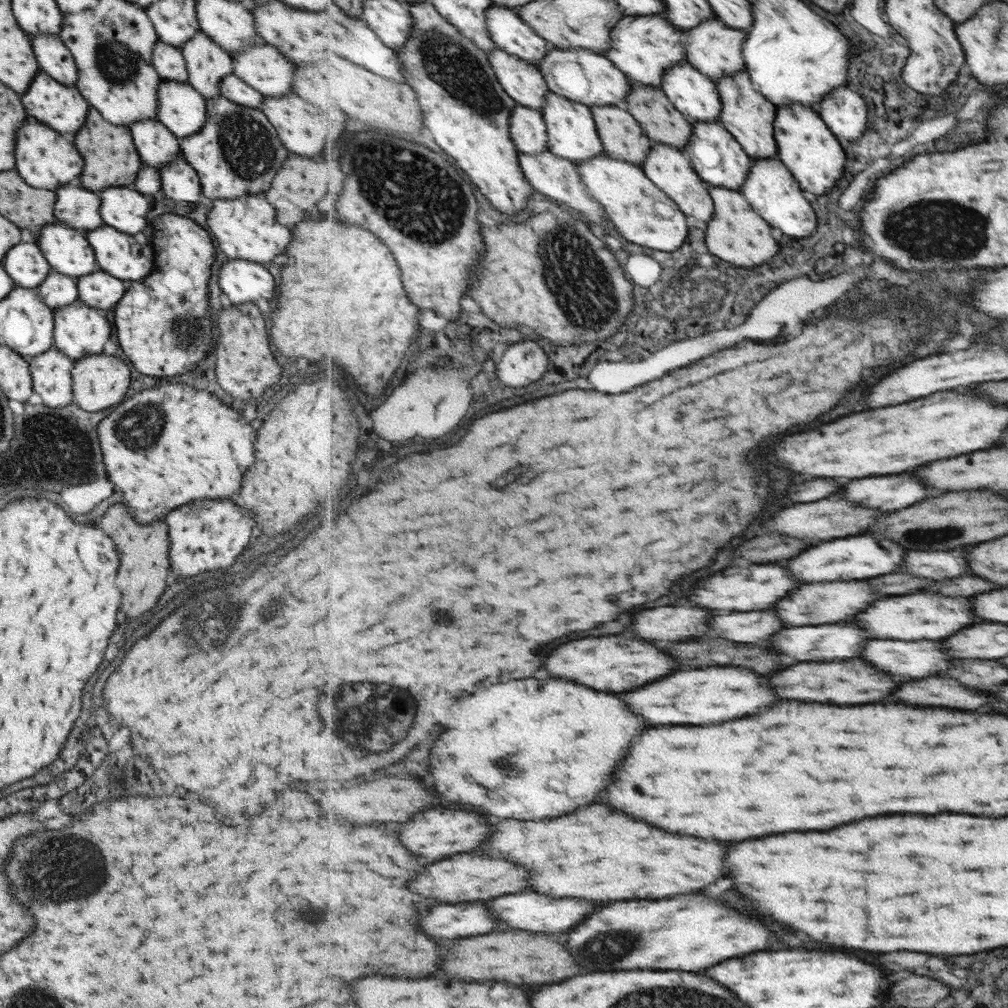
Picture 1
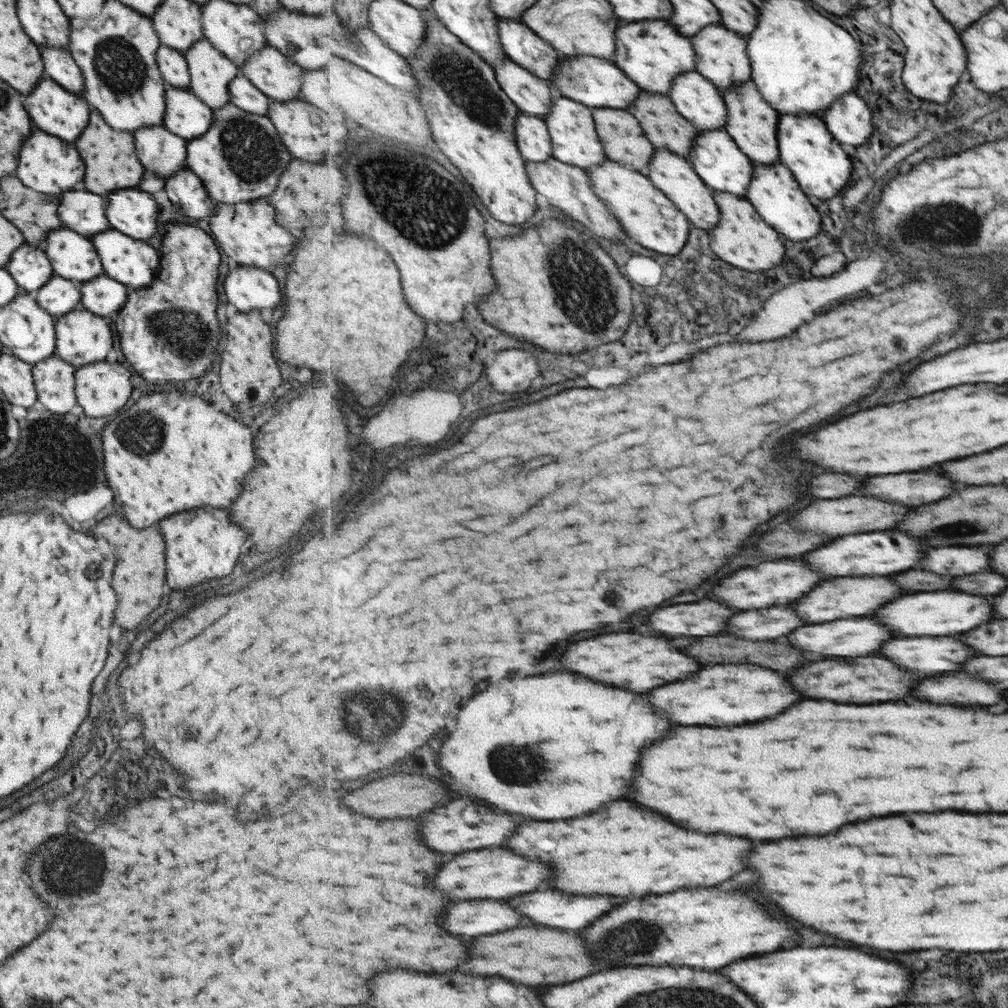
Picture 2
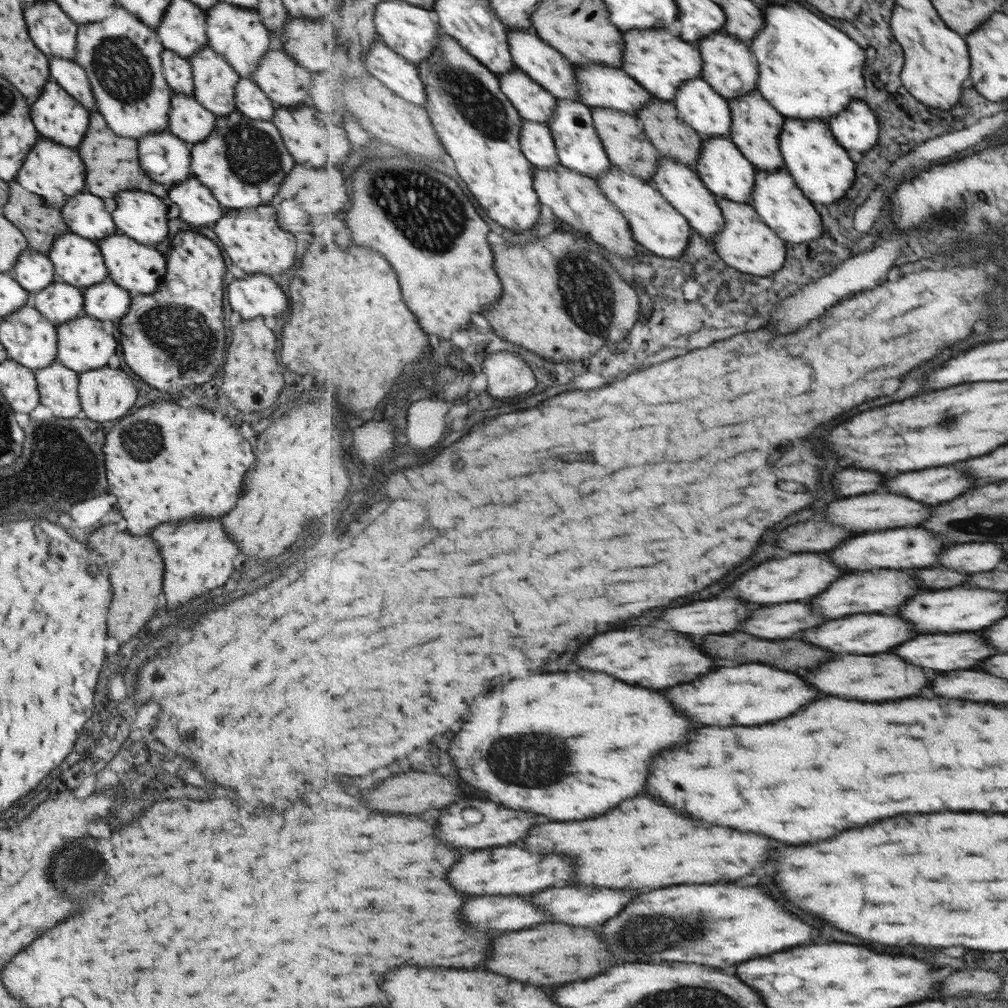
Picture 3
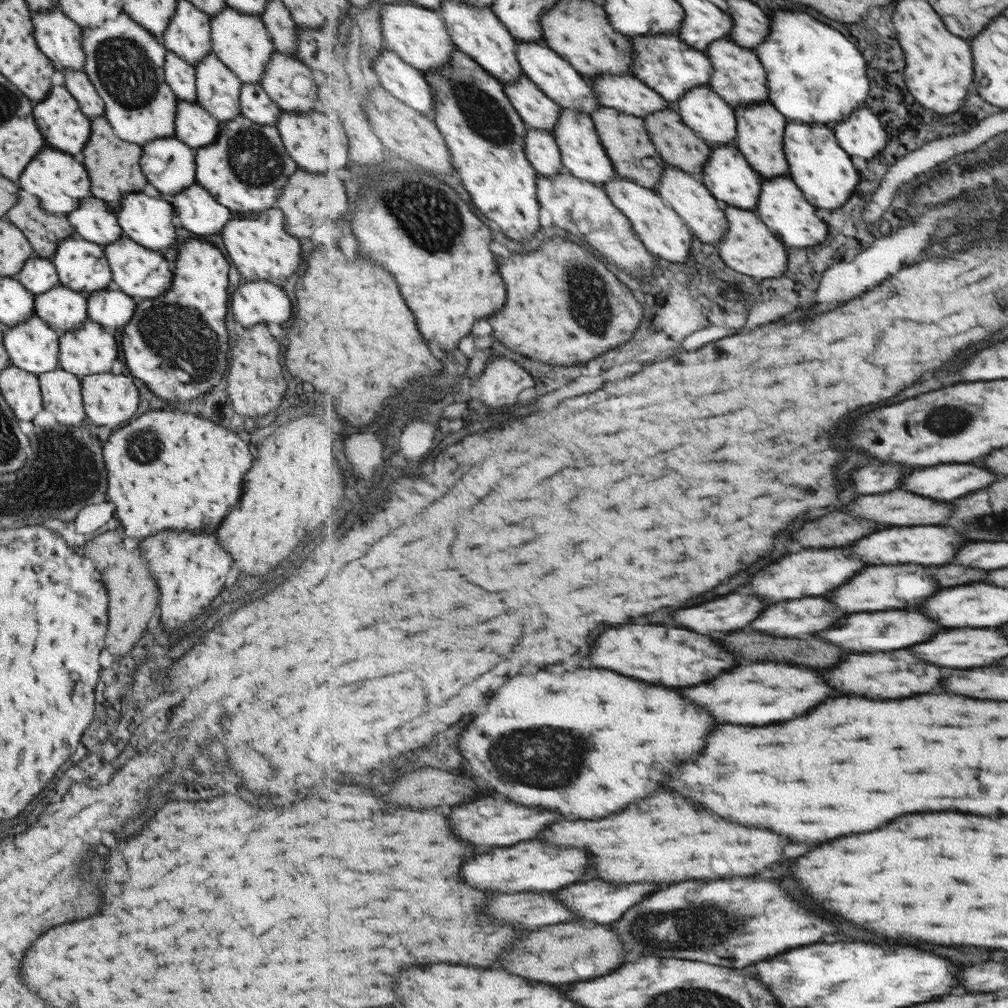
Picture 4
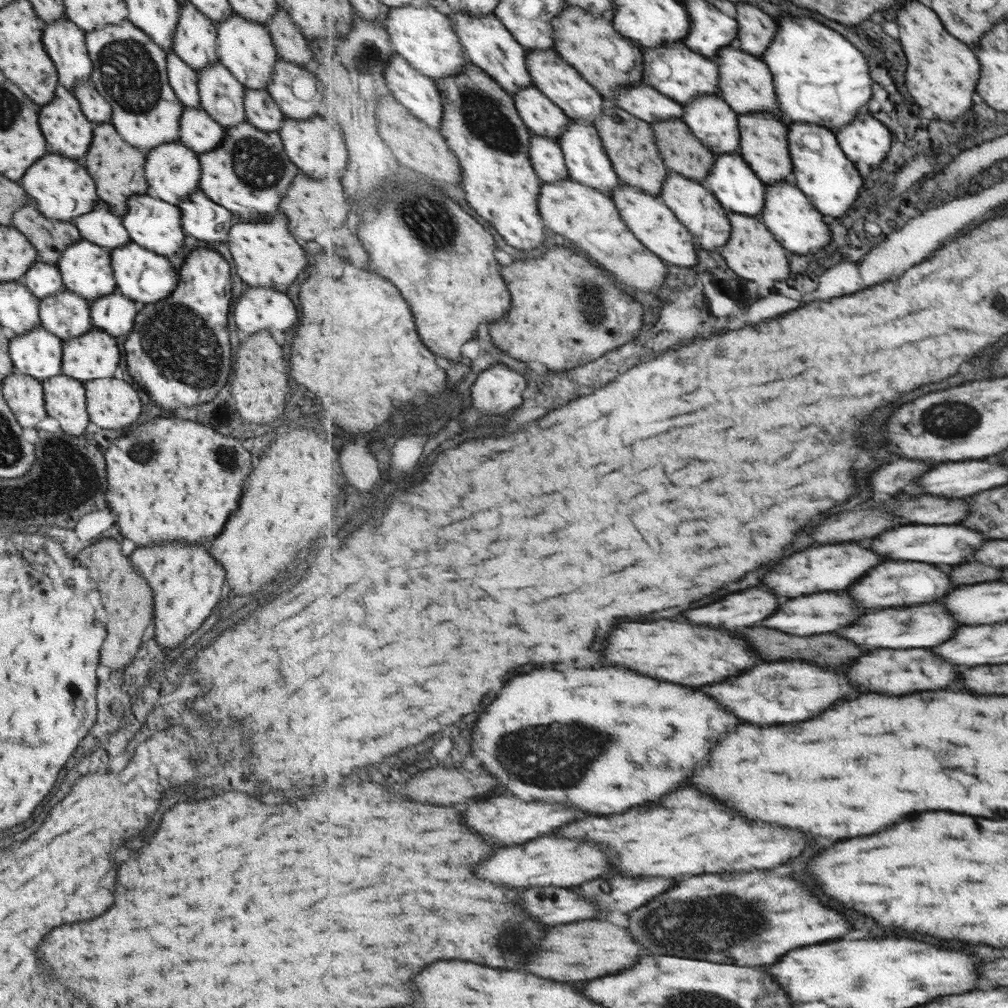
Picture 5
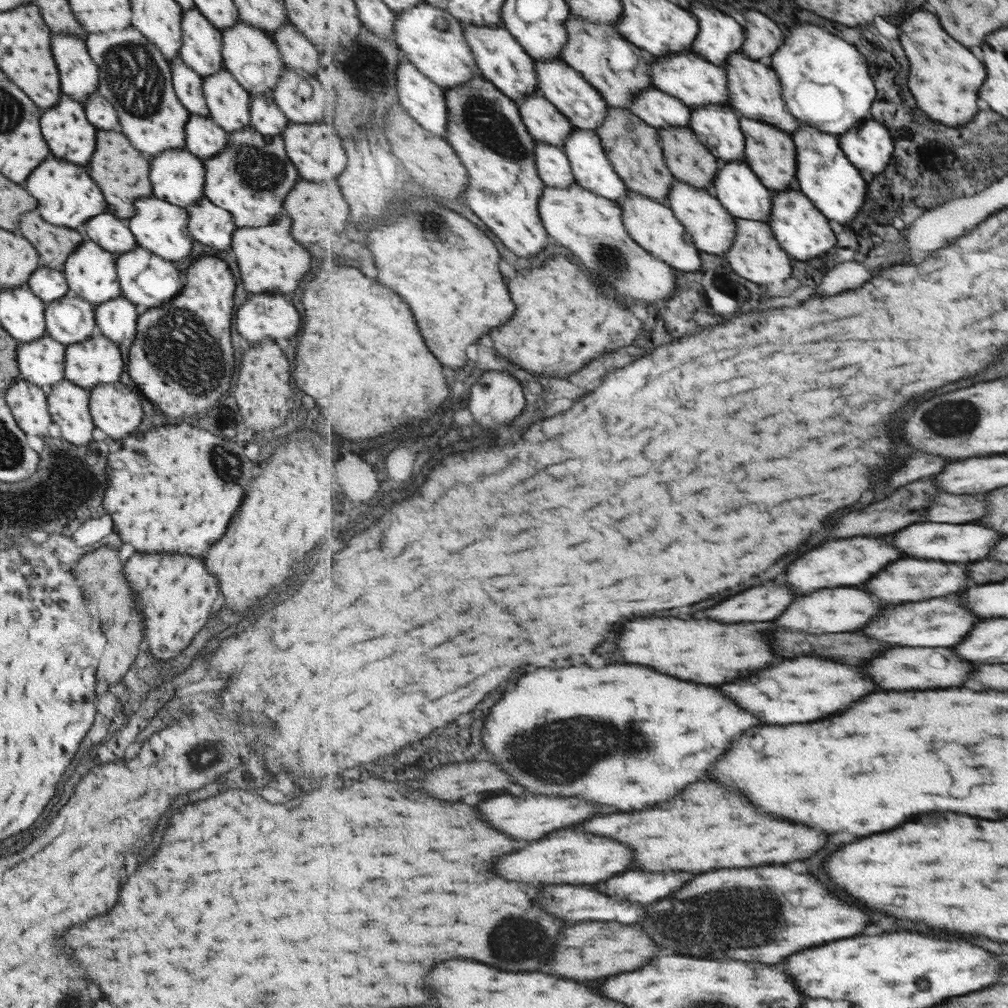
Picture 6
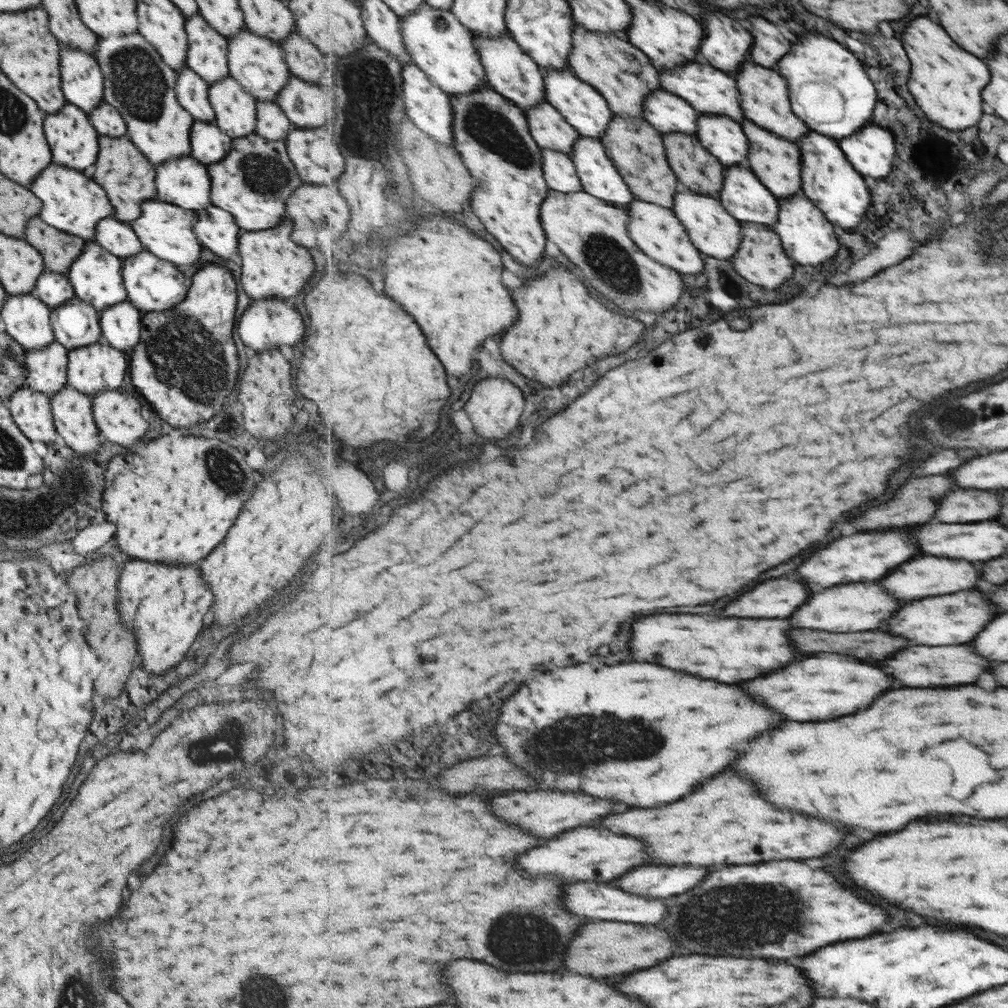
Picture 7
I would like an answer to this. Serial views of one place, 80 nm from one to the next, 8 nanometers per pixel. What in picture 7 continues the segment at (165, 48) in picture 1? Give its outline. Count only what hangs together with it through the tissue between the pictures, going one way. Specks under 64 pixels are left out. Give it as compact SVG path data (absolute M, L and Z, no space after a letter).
M181 67L176 72L175 96L177 102L192 116L195 121L213 122L214 112L208 101L208 84L190 68Z

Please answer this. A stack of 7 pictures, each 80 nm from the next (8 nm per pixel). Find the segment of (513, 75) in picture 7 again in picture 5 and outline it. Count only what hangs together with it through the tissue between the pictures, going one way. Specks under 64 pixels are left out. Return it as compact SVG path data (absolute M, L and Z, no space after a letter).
M447 6L444 9L453 19L455 33L461 36L461 45L465 47L465 53L468 54L471 62L480 66L489 77L512 96L515 96L517 91L534 85L533 76L528 69L528 50L517 42L513 33L504 26L503 22L500 22L496 14L477 18L471 14L454 12Z

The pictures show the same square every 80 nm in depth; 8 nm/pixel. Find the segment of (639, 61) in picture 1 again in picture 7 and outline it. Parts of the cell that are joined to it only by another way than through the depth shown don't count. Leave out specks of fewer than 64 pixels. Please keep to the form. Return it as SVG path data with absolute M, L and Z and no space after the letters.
M691 61L687 65L676 66L676 69L663 69L661 87L692 103L702 114L725 115L734 118L737 122L745 120L744 107L740 102L740 89L736 78L729 73L719 70L712 63L706 61Z

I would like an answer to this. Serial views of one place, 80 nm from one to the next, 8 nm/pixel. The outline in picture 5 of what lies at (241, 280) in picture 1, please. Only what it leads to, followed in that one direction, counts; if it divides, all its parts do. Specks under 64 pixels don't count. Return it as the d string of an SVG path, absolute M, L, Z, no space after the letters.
M248 287L237 297L231 314L236 328L247 334L259 328L279 328L283 332L297 320L297 312L289 298L271 288Z

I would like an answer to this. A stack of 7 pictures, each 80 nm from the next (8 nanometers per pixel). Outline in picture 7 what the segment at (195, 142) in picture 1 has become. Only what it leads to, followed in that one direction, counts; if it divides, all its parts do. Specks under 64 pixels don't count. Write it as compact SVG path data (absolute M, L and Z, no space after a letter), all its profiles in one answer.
M255 132L233 139L227 155L206 164L212 206L228 212L243 231L275 228L285 214L287 194L301 184L285 152L284 141L268 141Z

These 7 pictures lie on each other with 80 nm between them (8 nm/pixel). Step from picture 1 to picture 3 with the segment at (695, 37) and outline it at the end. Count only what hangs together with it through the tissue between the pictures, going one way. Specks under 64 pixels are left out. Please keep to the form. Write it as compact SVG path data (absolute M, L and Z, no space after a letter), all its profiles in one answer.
M723 30L707 36L705 40L697 42L701 46L704 57L704 80L728 100L753 94L760 90L757 86L760 78L760 67L757 57L749 50L747 42L727 36Z

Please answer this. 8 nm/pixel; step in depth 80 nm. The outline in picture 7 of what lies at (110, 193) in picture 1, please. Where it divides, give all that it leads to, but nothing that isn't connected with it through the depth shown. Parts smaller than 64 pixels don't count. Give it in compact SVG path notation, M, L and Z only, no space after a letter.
M151 199L140 202L139 216L127 224L136 234L143 250L177 267L189 266L189 264L193 264L199 258L201 246L192 231L195 219L196 213L194 210Z

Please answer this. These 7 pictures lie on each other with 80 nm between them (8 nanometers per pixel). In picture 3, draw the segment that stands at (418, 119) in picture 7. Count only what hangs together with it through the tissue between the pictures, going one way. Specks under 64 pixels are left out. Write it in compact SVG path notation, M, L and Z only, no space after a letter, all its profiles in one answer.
M381 40L371 45L365 55L369 72L399 96L426 108L428 94L415 64L395 52Z

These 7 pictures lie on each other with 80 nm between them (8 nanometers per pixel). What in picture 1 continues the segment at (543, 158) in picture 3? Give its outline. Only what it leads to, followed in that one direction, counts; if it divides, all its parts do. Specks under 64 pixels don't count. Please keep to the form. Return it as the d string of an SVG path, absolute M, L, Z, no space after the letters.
M517 103L511 119L512 137L521 153L538 155L548 149L548 126L542 111Z

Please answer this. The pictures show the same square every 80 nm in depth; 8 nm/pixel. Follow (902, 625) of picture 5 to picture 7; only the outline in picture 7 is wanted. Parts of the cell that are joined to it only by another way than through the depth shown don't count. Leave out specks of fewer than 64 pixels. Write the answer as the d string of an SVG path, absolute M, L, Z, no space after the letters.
M967 590L959 594L949 594L949 596L935 596L935 598L925 598L921 602L911 602L903 606L901 614L889 622L887 630L891 634L903 636L911 640L913 644L931 644L931 646L949 646L949 644L965 644L971 642L983 626L995 616L995 612L989 606L989 600L977 592L977 590Z

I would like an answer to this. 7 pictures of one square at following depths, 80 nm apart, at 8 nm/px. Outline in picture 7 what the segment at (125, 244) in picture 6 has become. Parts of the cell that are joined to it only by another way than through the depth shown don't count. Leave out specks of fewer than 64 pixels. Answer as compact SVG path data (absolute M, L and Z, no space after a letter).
M112 216L96 222L94 242L113 256L124 259L143 250L142 244L125 222L117 222Z

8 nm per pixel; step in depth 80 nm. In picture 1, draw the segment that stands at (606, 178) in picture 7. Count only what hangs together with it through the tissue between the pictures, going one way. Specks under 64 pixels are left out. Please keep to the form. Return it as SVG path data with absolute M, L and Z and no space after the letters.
M550 92L548 104L541 111L548 126L548 149L557 156L569 159L578 165L604 152L604 142L597 130L592 107L585 103L573 102L567 97Z

